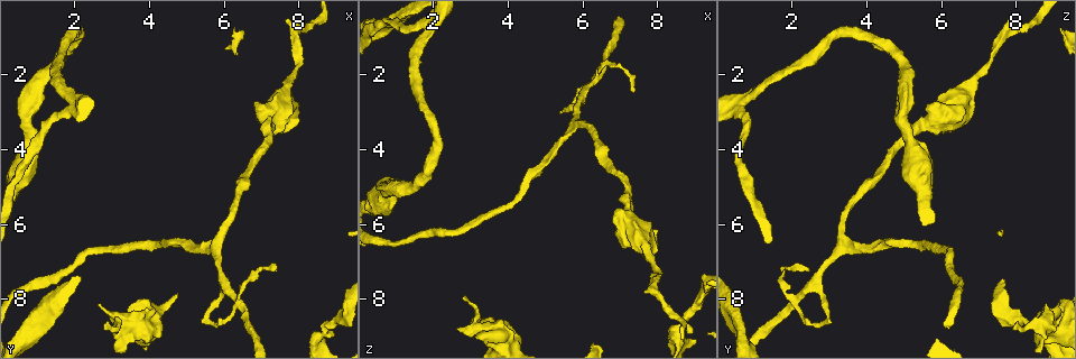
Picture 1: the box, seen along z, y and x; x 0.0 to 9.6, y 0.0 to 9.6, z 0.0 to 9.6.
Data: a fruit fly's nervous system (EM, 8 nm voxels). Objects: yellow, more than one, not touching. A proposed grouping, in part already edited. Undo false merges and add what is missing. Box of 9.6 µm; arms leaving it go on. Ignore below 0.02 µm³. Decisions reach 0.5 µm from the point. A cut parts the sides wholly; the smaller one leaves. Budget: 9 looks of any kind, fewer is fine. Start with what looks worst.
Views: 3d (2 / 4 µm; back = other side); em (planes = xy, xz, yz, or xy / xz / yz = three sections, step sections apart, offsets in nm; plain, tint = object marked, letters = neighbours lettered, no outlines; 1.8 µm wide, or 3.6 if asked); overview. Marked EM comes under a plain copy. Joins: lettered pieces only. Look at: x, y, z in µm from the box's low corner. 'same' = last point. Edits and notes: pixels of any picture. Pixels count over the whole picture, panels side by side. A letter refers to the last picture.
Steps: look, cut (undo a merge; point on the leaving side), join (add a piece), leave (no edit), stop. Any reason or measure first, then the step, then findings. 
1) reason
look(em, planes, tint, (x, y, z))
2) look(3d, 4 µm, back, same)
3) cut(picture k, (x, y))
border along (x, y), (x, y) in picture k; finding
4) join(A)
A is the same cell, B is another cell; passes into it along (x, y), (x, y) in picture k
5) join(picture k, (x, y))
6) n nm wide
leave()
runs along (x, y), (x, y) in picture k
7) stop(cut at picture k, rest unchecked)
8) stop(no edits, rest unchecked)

an open end
look(em, planes, letters, (2.70, 8.10, 8.85))

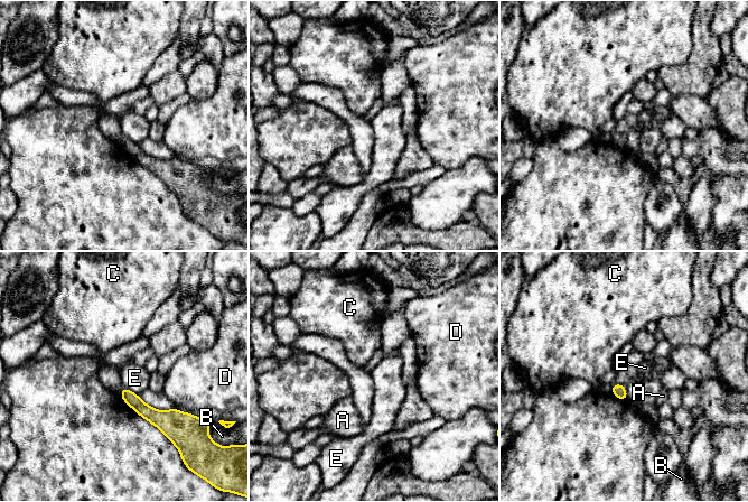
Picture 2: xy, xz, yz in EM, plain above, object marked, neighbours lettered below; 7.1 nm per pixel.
leave()
A, B, C, D and E are other cells; runs along (123, 392), (153, 416), (178, 415) in picture 2; none of them fits

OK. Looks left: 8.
abrupt turn
look(3d, 4 µm, (6.45, 8.00, 2.05))

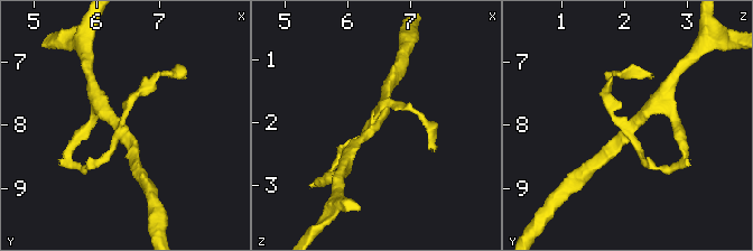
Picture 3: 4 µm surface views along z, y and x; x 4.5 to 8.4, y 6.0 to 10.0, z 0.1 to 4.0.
look(em, xy, step 16, letters, (6.40, 8.10, 2.10))

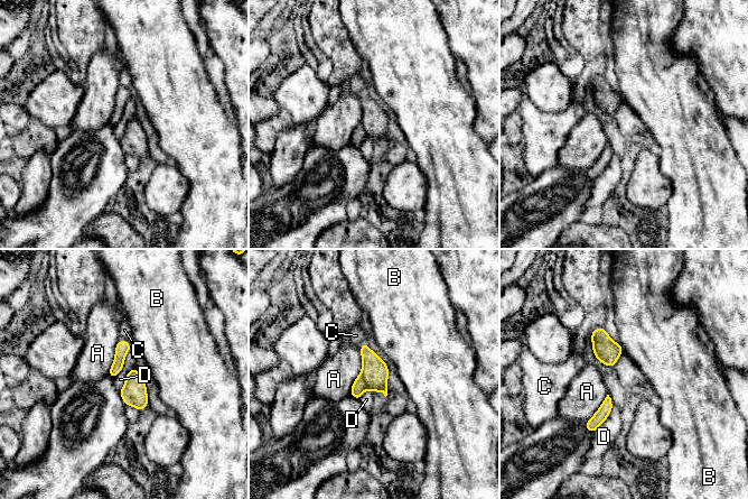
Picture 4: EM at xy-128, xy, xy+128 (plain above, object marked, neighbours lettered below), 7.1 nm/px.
leave()
A, B, C and D are other cells; border along (130, 349), (122, 369), (114, 377) in picture 4; continuous, no second neuron

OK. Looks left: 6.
a narrow waist
look(3d, 2 µm, (8.60, 8.75, 8.55))

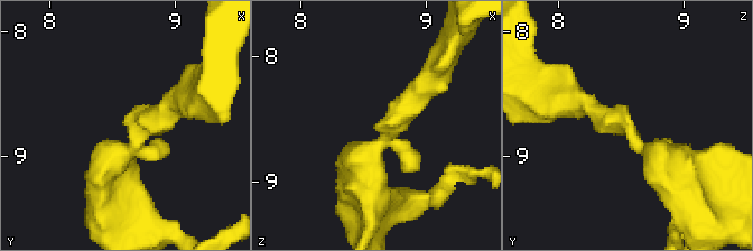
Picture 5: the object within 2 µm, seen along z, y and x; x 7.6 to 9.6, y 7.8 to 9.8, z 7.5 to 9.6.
arms of 220, 340 nm
look(em, planes, letters, (8.66, 8.74, 8.56))

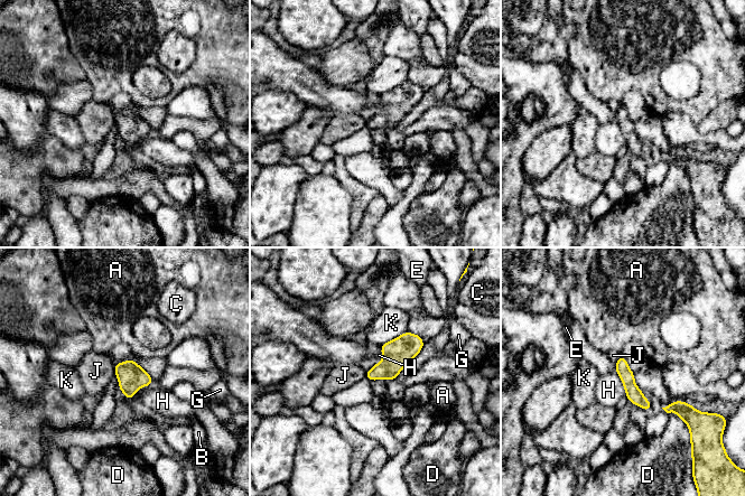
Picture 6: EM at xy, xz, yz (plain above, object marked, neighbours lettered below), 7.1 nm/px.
leave()
A, B, C, D, E, G, H, J and K are other cells; runs along (622, 359), (631, 390), (648, 406) in picture 6; one neuron here

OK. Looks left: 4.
three arms meet
look(3d, 2 µm, (0.60, 9.00, 0.65))

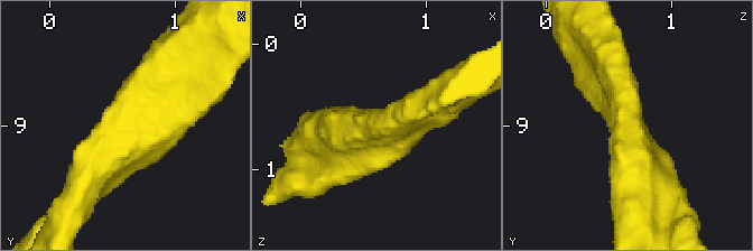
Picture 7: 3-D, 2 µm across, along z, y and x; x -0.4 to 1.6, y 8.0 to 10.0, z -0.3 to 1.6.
need the tissue
look(em, xz, step 8, tint, (0.58, 9.00, 0.64))

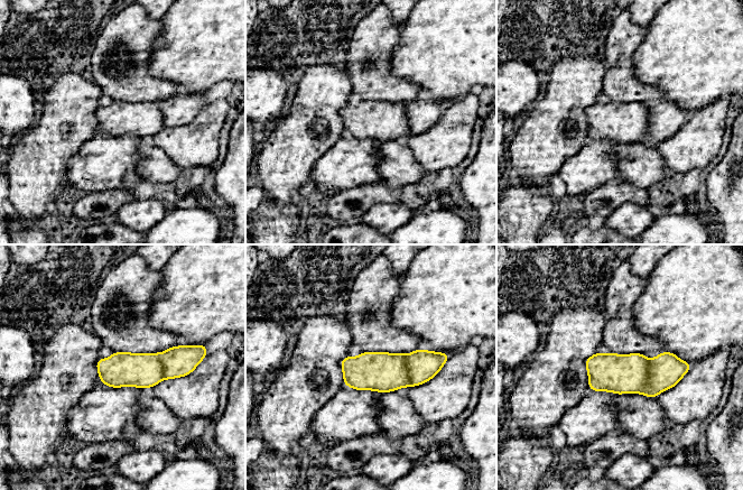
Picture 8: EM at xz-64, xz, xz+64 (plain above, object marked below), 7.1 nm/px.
look(em, planes, letters, same)

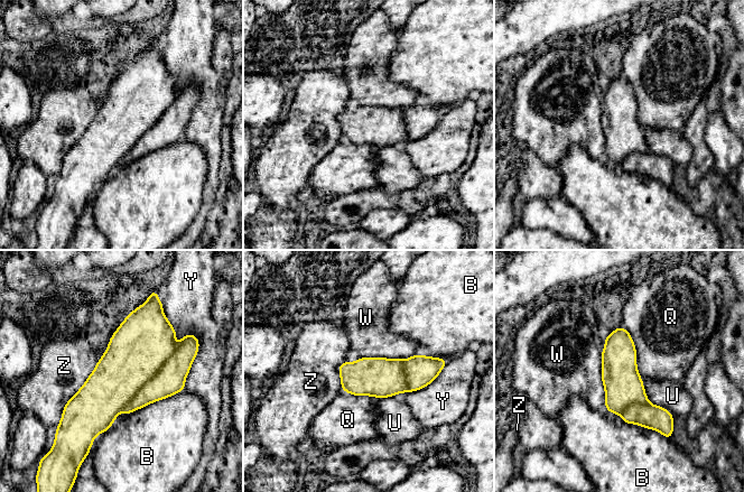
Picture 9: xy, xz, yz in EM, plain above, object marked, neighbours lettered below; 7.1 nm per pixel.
280 nm wide
leave()
B, Q, U, W, Y and Z are other cells; one neuron here

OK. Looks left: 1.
stop(no edits, rest unchecked)

